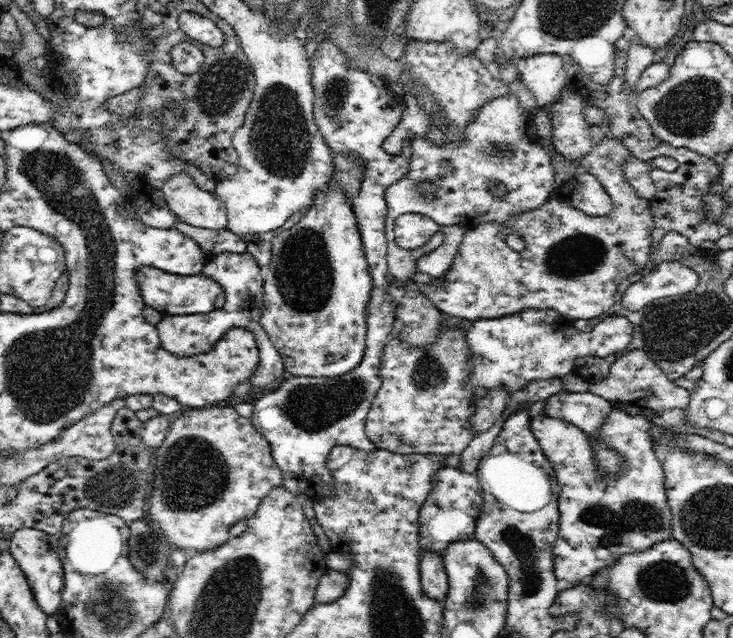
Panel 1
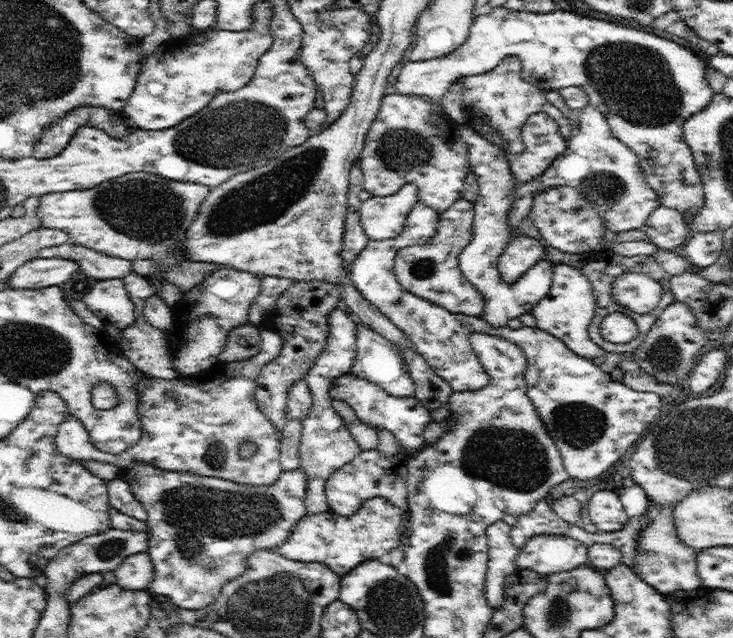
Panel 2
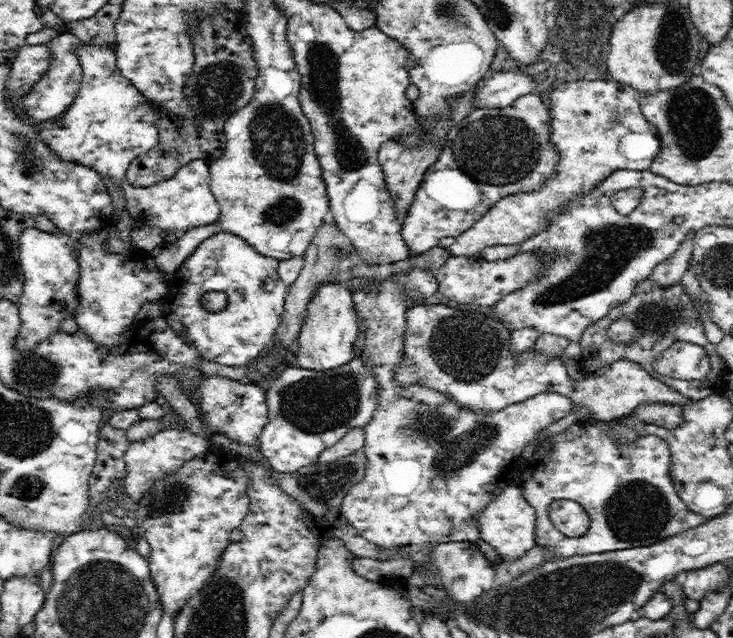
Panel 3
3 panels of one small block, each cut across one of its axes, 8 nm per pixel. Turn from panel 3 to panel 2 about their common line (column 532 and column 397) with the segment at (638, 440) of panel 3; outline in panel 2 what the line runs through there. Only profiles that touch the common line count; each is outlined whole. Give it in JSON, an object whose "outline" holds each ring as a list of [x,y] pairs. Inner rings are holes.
{"outline":[[[377,449],[360,451],[349,463],[333,472],[333,476],[326,481],[325,493],[329,502],[329,508],[339,515],[352,516],[363,502],[381,496],[394,506],[409,512],[407,501],[407,462],[409,456],[400,453],[399,456],[386,457]]]}

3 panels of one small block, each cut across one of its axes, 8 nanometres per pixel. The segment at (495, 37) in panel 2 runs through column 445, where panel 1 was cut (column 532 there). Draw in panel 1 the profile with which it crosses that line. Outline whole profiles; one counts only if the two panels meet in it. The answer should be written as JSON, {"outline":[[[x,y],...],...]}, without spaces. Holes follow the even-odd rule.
{"outline":[[[556,54],[527,57],[516,62],[522,83],[540,107],[552,104],[567,84],[563,58]]]}

